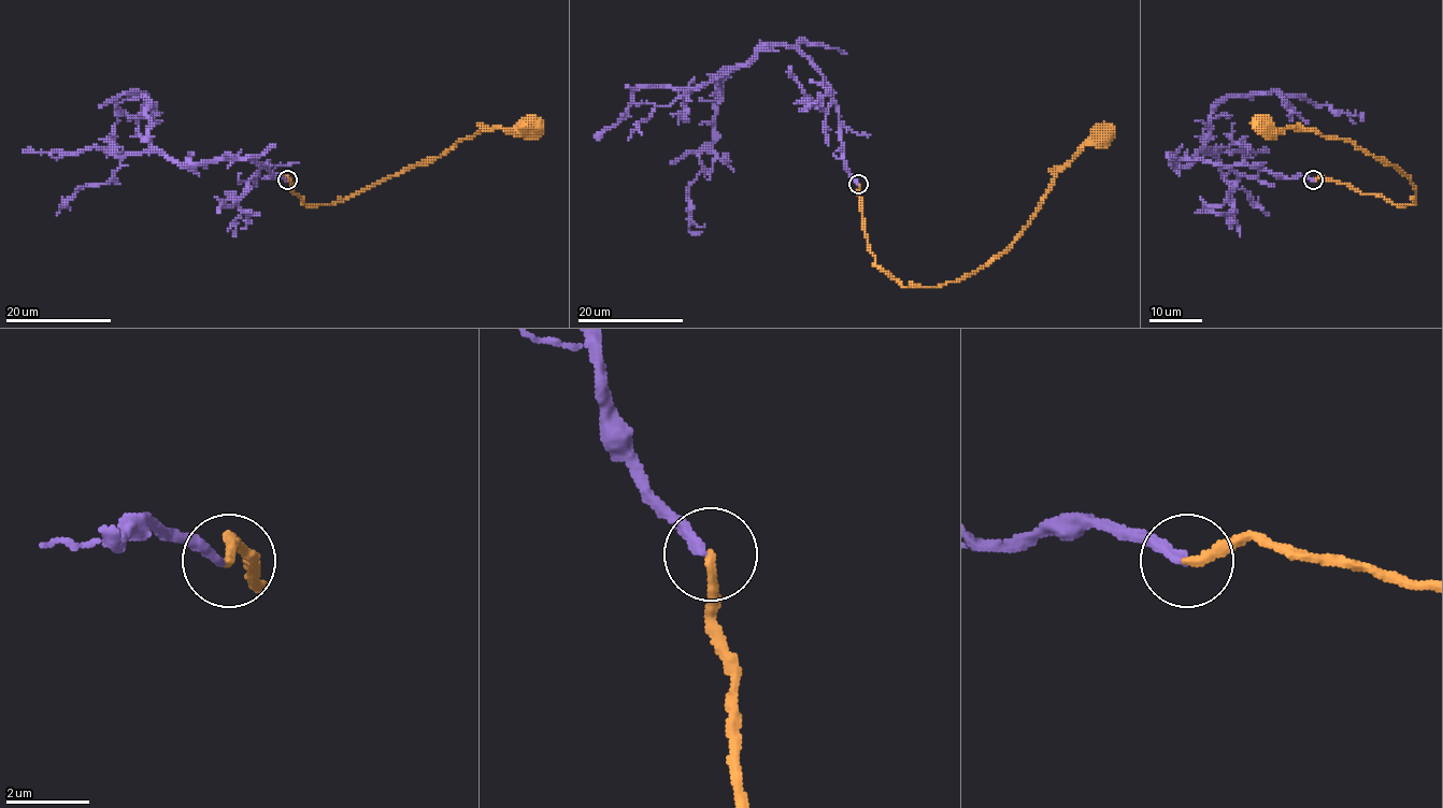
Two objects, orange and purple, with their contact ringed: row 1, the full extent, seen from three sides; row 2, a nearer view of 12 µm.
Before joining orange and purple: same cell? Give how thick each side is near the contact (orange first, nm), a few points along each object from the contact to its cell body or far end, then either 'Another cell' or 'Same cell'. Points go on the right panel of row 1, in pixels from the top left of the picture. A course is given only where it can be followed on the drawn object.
Thickness 240 nm (orange) against 240 nm. Course of orange: (1313, 181), (1348, 183), (1394, 205), (1415, 202), (1400, 170), (1349, 141), (1263, 125). Course of purple: (1313, 181), (1244, 164), (1174, 162), (1185, 167), (1193, 159), (1213, 107), (1230, 96), (1280, 92), (1362, 121). Another cell

